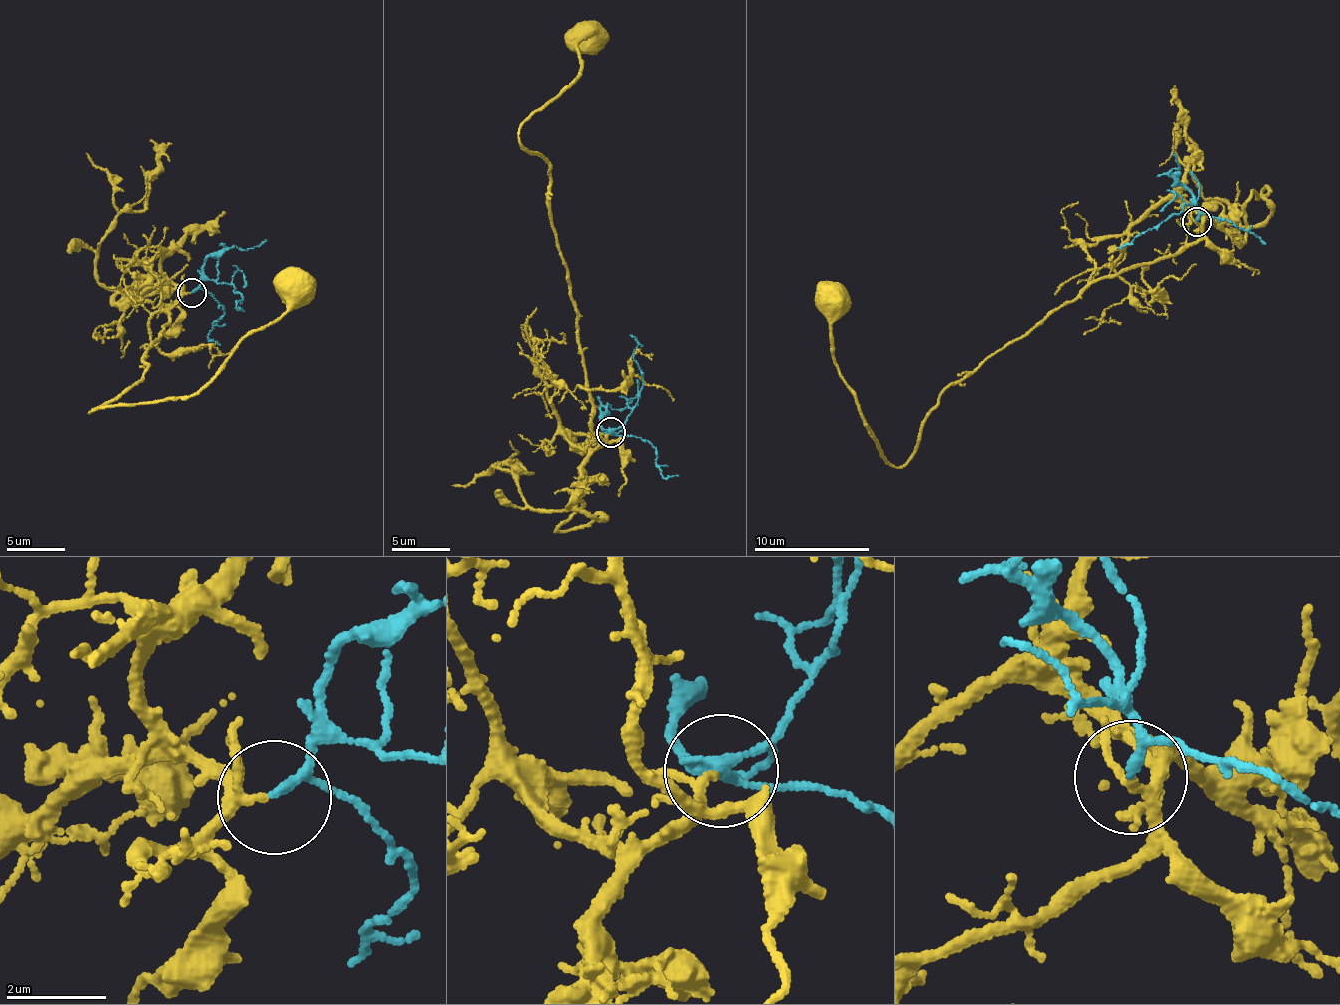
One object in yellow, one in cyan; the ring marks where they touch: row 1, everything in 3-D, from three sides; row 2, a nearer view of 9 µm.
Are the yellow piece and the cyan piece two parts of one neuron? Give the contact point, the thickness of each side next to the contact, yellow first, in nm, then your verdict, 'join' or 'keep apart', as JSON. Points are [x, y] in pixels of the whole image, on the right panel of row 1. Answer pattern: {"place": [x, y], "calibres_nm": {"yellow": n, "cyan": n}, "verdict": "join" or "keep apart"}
{"place": [1196, 221], "calibres_nm": {"yellow": 120, "cyan": 130}, "verdict": "join"}

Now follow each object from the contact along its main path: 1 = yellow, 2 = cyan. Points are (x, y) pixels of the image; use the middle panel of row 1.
1: (610, 434), (602, 440), (593, 426), (550, 180), (519, 136), (576, 77), (575, 47), (593, 33), (587, 39)
2: (610, 431), (634, 409), (642, 382), (634, 355), (638, 345), (629, 334)

